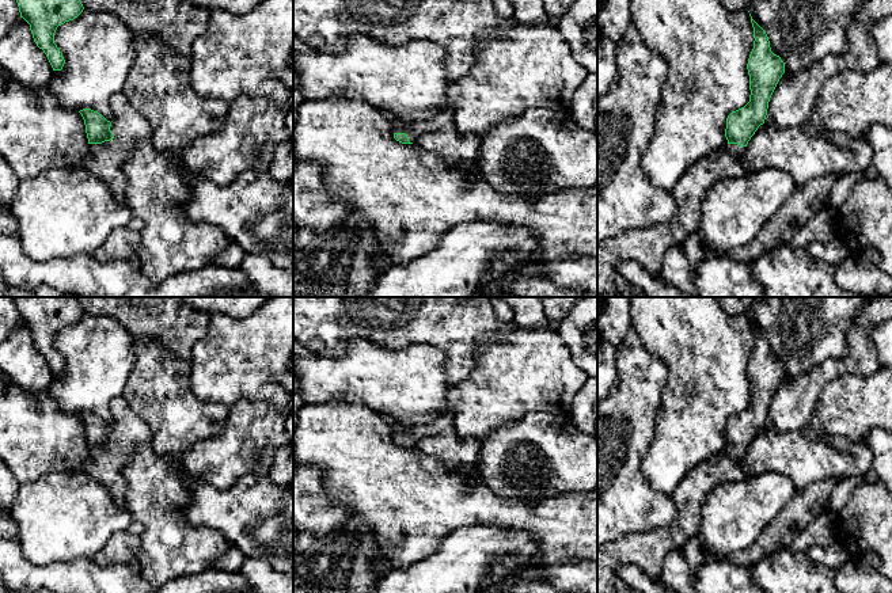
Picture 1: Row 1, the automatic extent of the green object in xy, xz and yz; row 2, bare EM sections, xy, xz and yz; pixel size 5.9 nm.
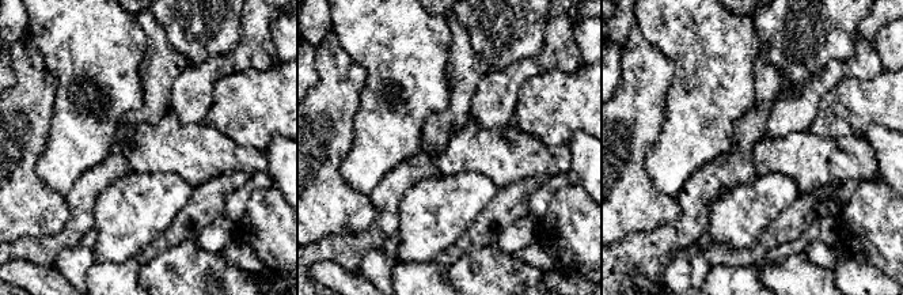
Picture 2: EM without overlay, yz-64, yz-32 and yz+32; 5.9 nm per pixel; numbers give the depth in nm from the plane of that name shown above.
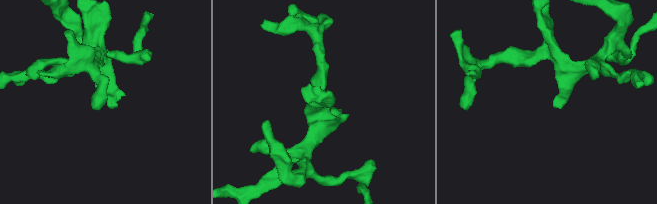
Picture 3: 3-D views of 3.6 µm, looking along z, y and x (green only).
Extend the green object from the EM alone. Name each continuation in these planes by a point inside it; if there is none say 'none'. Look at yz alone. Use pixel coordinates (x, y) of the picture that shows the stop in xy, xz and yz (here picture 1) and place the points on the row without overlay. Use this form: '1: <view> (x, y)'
1: yz (646, 550)

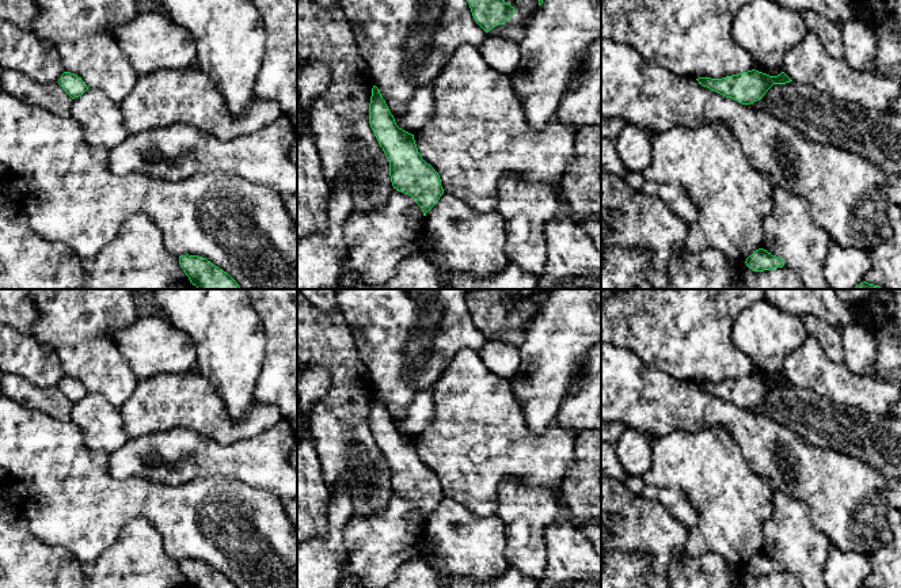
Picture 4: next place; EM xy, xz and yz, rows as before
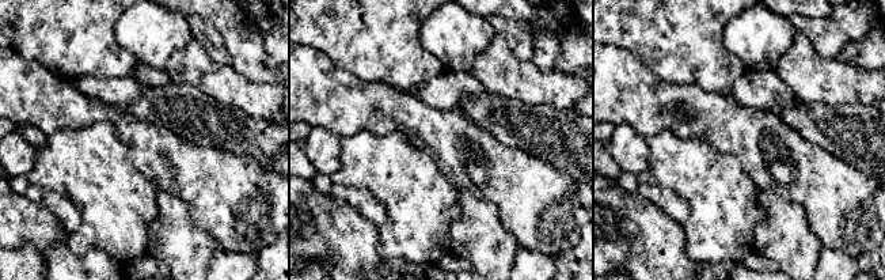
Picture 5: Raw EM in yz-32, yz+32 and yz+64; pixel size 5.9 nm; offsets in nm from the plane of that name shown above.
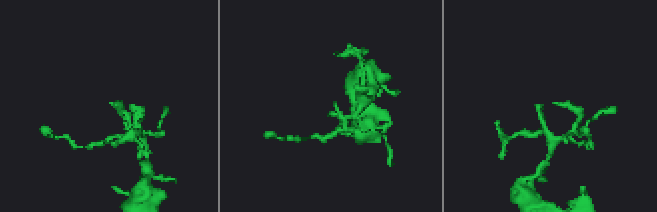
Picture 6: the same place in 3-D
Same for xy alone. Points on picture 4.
none

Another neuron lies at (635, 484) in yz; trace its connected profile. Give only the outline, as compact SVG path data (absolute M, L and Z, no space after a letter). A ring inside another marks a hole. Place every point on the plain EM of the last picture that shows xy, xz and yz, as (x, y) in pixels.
M627 475L624 483L634 494L642 494L642 489L646 485L643 478L636 475Z

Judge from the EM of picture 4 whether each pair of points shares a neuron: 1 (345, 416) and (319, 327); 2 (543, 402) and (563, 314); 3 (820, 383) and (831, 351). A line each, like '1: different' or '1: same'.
1: same
2: same
3: different

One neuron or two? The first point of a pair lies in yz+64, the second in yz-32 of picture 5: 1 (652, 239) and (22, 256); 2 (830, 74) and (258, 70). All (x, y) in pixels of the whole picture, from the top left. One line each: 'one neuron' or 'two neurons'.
1: two neurons
2: two neurons

